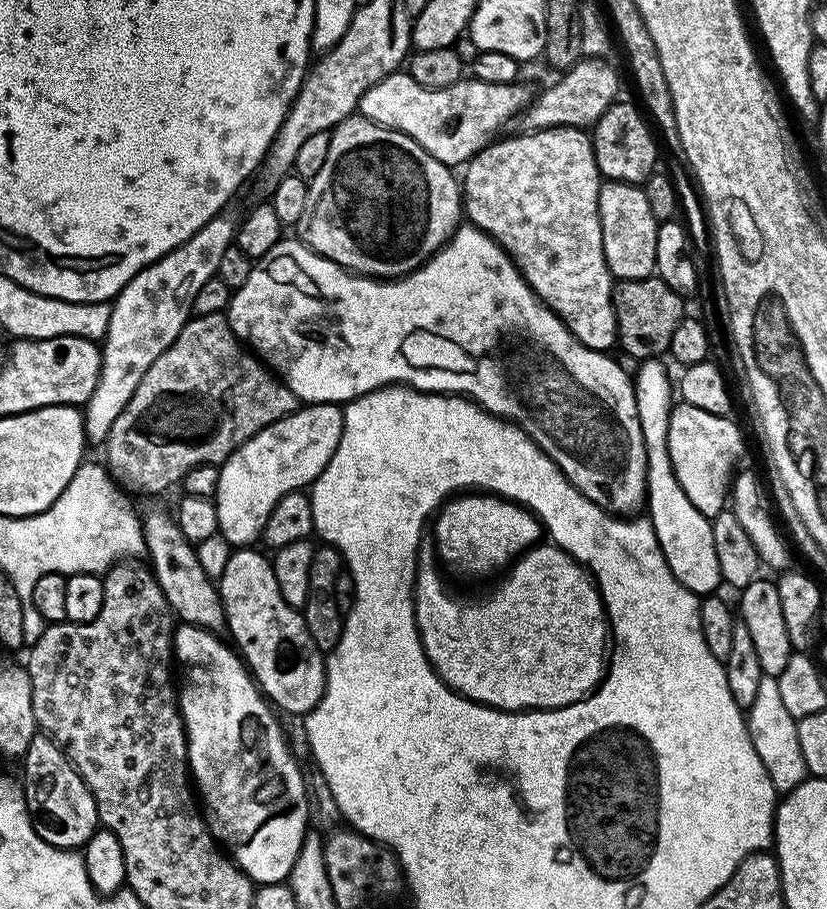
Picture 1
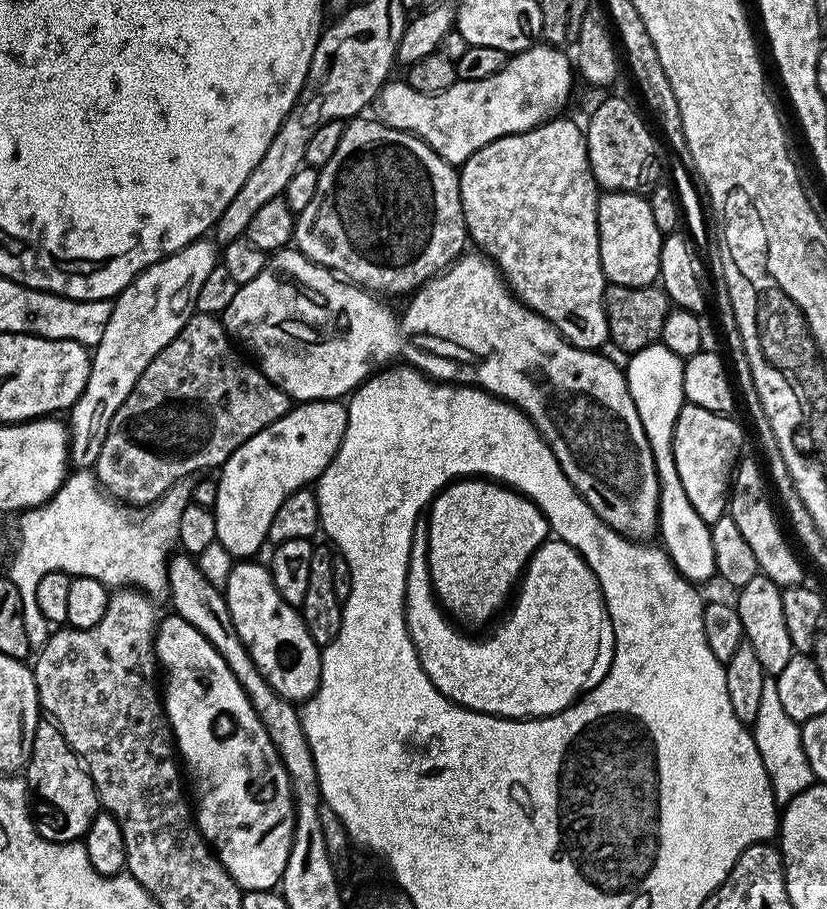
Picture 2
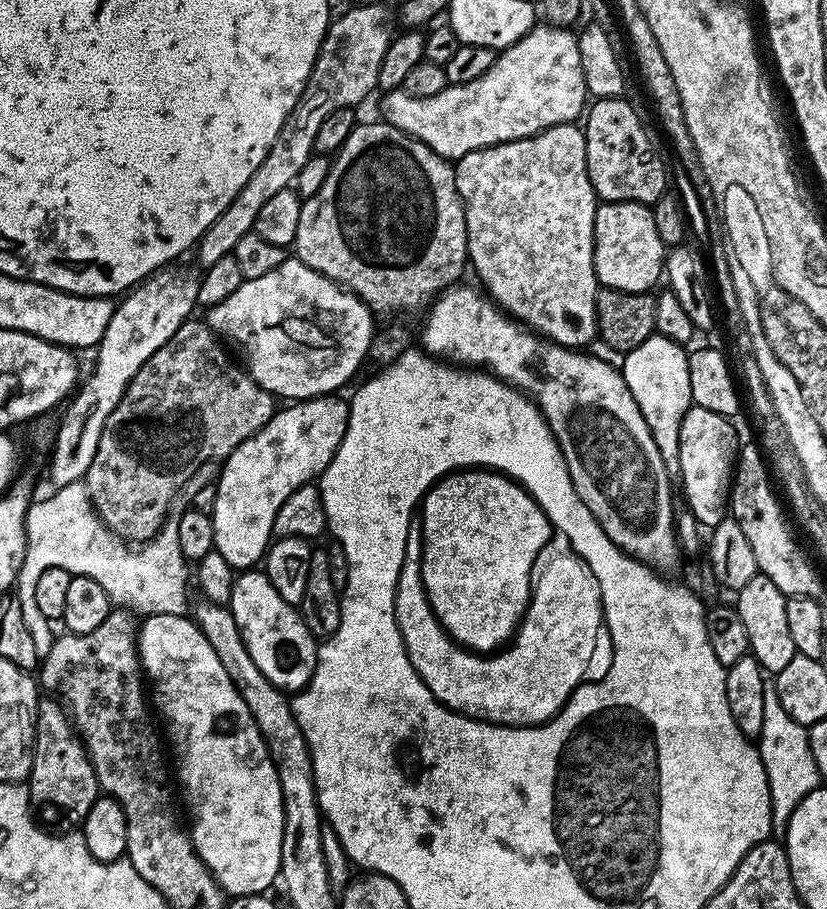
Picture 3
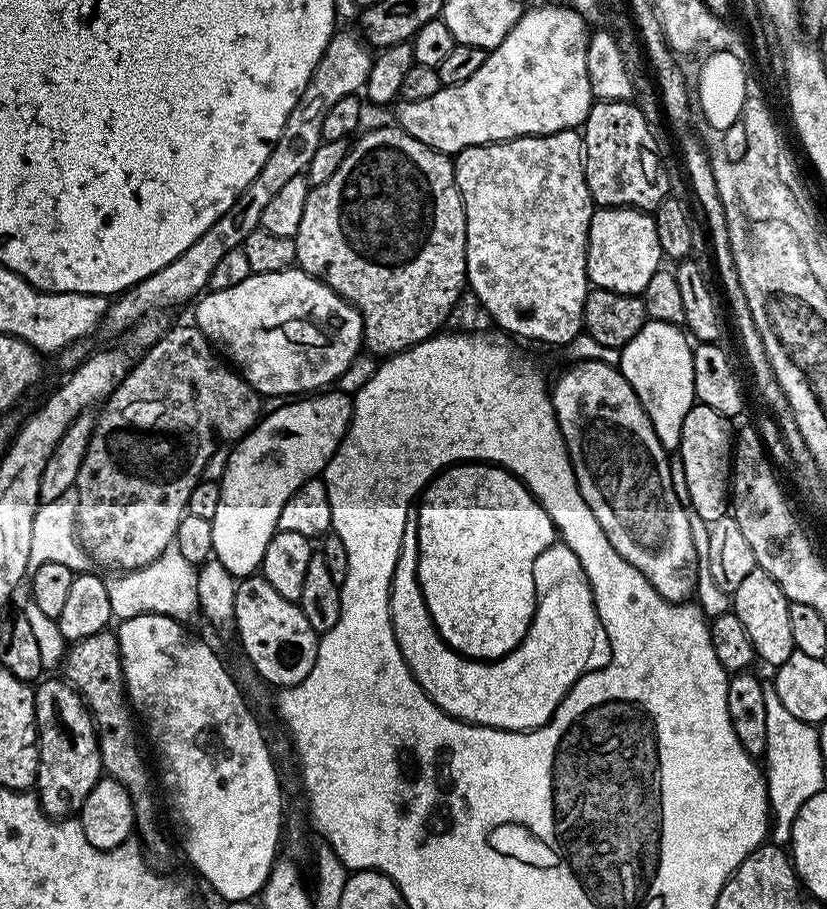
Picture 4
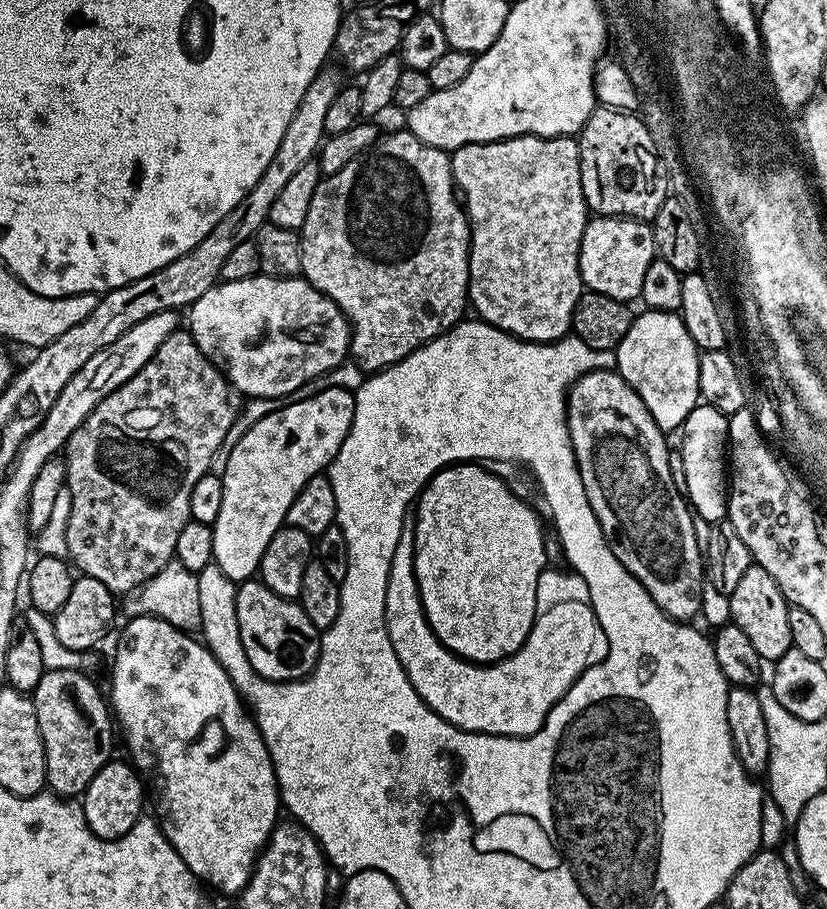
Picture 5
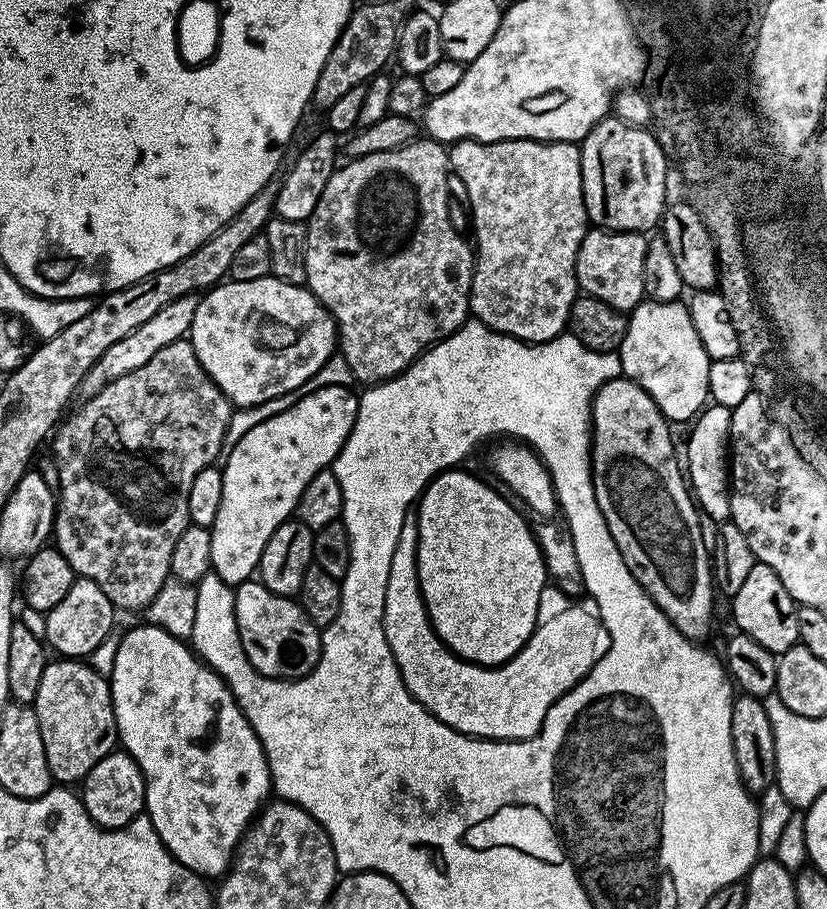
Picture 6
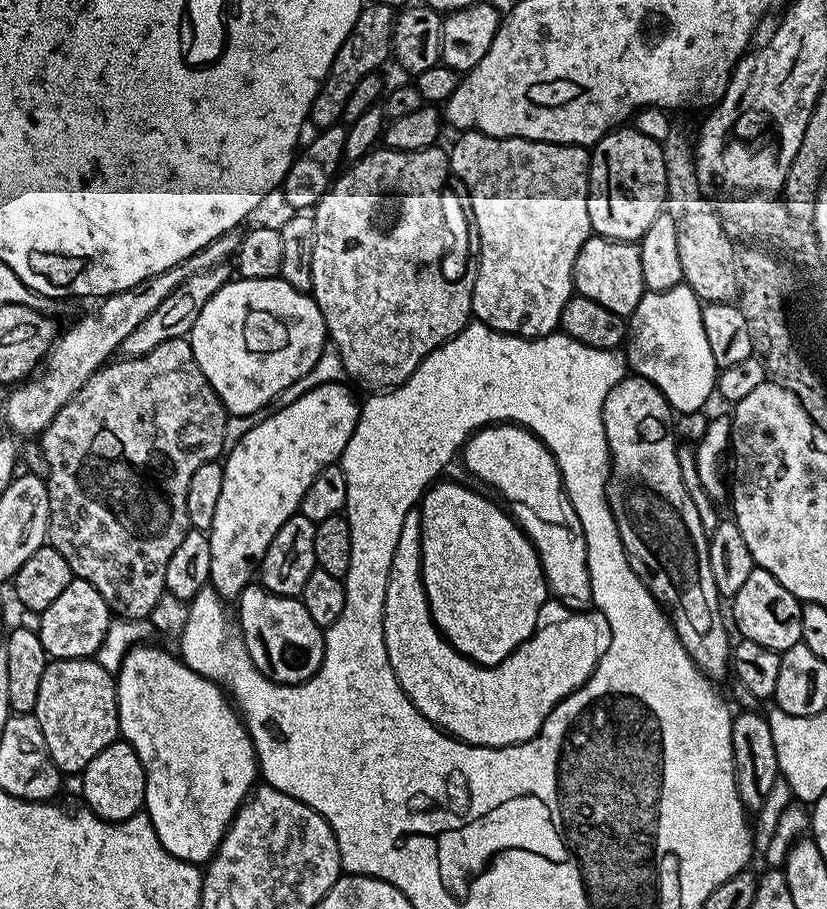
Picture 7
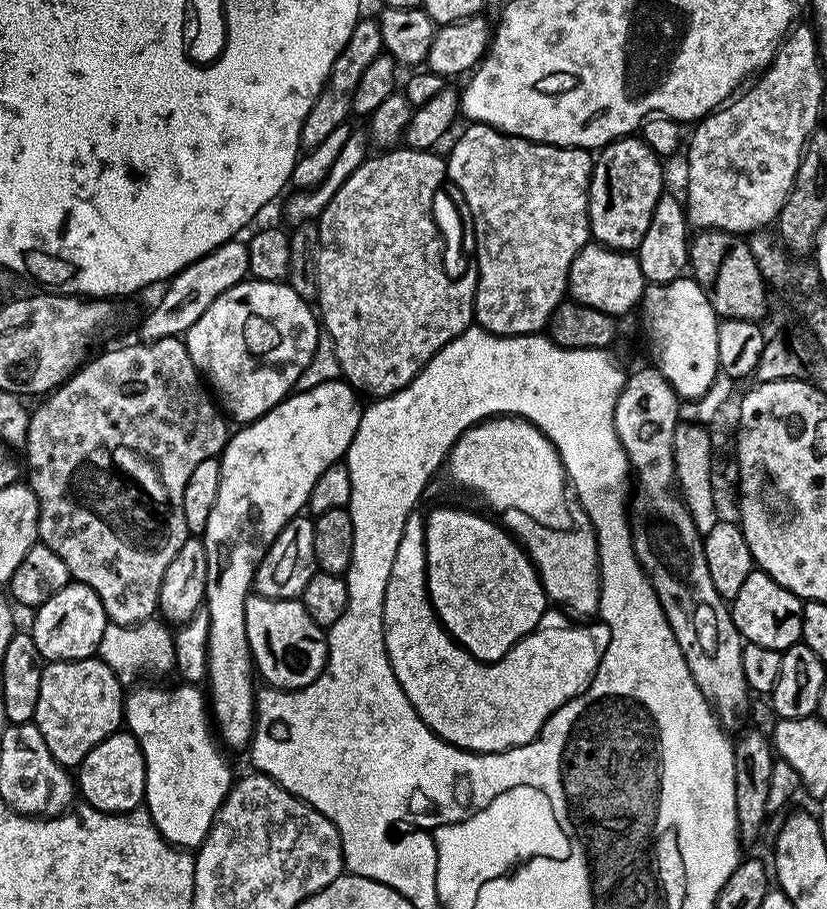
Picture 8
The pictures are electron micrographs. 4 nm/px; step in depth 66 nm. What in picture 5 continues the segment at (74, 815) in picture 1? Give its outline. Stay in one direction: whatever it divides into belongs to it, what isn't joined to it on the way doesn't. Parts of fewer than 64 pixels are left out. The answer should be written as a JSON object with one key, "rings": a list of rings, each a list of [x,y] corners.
{"rings":[[[49,667],[44,673],[44,677],[38,682],[38,686],[31,693],[32,701],[34,702],[34,710],[38,718],[38,730],[42,734],[42,746],[44,747],[44,757],[46,758],[46,784],[55,795],[61,798],[80,798],[90,786],[90,782],[94,778],[94,774],[98,774],[98,770],[102,770],[102,766],[106,766],[109,760],[113,759],[112,752],[112,724],[114,728],[114,716],[110,711],[109,701],[102,693],[96,689],[96,684],[88,676],[83,676],[80,672],[75,672],[72,668],[52,668]]]}

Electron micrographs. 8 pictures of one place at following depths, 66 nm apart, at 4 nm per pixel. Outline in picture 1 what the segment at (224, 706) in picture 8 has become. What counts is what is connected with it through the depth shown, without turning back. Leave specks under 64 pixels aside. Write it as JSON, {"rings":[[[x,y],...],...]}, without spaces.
{"rings":[[[309,404],[297,407],[286,418],[258,430],[249,440],[229,454],[228,459],[219,465],[220,477],[215,494],[218,510],[219,535],[227,544],[233,546],[252,546],[264,535],[266,518],[270,518],[270,510],[278,506],[278,498],[291,492],[307,489],[316,483],[316,479],[326,470],[330,458],[334,458],[334,450],[338,450],[338,442],[344,429],[344,414],[339,404]]]}

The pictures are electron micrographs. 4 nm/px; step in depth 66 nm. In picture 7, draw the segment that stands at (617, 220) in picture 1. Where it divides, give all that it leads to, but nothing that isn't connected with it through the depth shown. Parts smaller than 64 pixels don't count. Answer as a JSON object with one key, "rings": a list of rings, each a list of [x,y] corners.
{"rings":[[[595,234],[589,236],[588,241],[578,250],[578,258],[574,258],[572,287],[575,295],[590,298],[590,302],[598,302],[619,316],[631,317],[646,291],[642,282],[639,243],[612,241]]]}

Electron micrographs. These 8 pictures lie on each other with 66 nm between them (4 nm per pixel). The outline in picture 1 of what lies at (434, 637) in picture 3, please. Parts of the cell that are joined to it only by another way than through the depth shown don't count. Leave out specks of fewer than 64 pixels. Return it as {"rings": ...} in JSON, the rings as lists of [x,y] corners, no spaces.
{"rings":[[[426,534],[416,547],[416,581],[412,587],[412,601],[420,641],[424,647],[426,658],[431,662],[432,669],[444,679],[455,692],[461,692],[467,700],[479,704],[489,704],[492,708],[500,708],[504,712],[526,712],[529,710],[543,710],[545,708],[561,708],[570,706],[574,702],[583,700],[597,684],[604,678],[604,673],[610,659],[610,625],[608,614],[604,610],[604,601],[600,599],[600,590],[596,587],[591,575],[581,565],[577,564],[567,552],[563,552],[551,542],[540,542],[528,548],[503,573],[504,581],[489,594],[488,600],[463,600],[455,596],[444,585],[440,577],[441,561],[437,557],[436,542],[431,535]]]}

